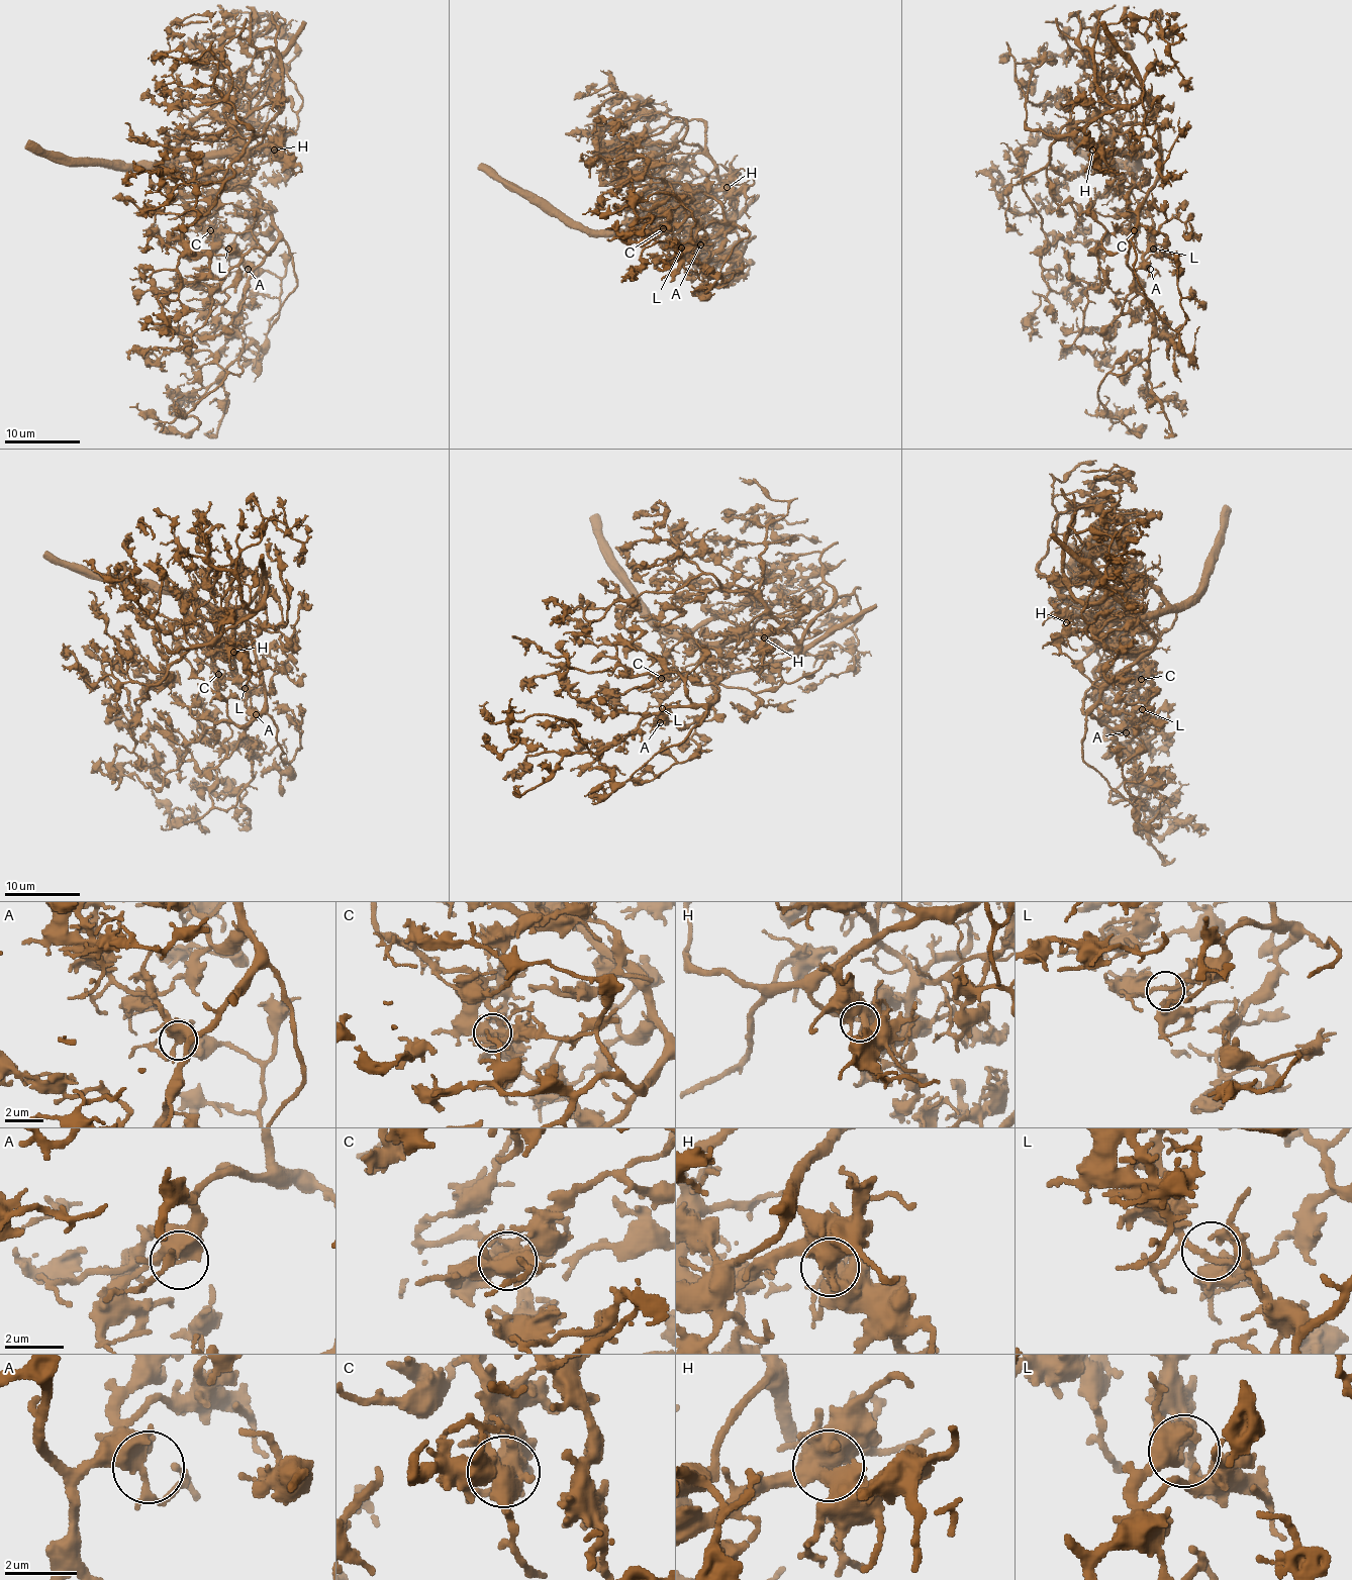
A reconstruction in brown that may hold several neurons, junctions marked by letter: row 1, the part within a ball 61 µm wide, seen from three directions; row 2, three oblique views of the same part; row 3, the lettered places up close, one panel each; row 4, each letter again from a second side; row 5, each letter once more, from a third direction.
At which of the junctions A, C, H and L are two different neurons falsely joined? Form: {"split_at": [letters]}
{"split_at": ["C"]}

